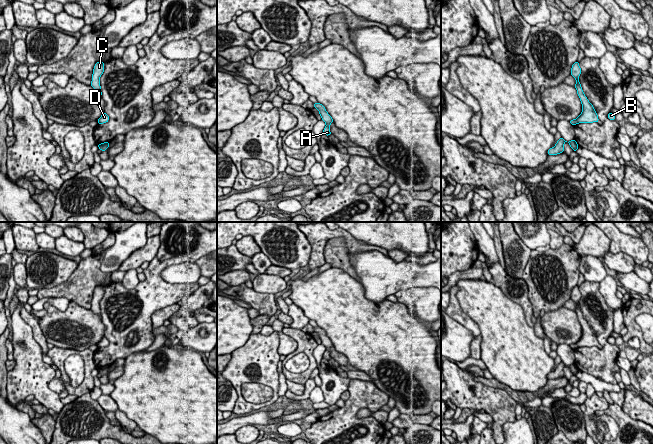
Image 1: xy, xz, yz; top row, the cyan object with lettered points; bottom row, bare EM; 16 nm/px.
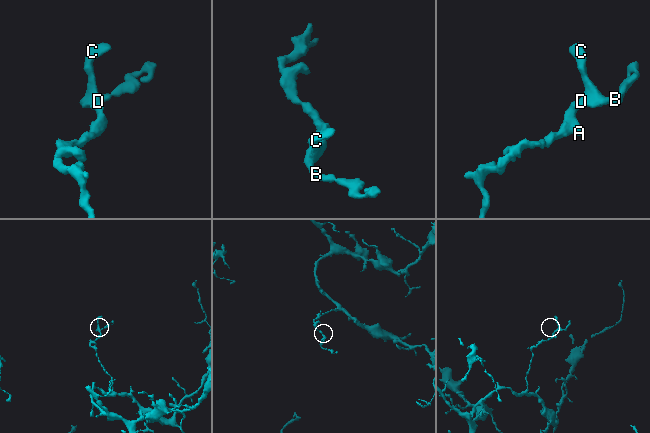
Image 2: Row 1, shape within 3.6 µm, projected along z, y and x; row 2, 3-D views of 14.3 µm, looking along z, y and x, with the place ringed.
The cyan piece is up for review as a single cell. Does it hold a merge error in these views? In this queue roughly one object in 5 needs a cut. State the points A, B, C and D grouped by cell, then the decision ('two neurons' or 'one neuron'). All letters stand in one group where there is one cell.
A B C D; one neuron

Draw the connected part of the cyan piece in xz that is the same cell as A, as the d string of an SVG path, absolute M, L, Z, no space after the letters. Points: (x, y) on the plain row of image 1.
M316 326L314 327L314 332L317 332L319 334L319 338L321 339L322 344L326 347L323 358L327 360L331 359L329 349L333 347L332 341L327 337L325 331L322 328Z

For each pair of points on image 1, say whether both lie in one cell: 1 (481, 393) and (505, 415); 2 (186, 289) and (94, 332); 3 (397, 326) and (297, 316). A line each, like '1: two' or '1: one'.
1: one
2: two
3: two

